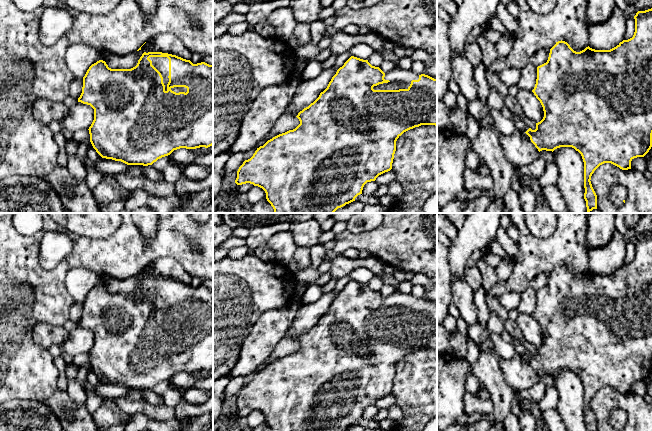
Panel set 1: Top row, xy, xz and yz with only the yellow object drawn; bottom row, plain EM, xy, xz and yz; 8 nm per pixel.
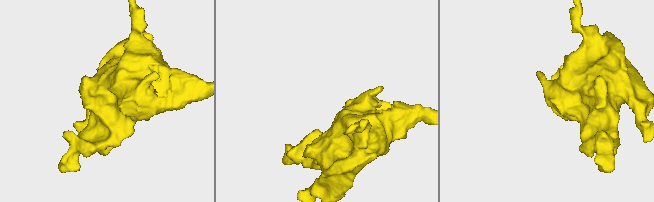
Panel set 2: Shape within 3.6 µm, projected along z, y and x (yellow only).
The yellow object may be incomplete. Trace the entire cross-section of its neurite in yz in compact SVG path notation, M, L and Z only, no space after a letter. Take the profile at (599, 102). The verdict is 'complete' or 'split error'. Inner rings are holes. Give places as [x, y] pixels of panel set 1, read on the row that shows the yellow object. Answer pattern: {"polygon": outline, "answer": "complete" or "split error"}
{"polygon": "M652 8L645 11L638 11L634 16L634 19L635 32L633 37L628 40L623 40L610 50L595 50L588 46L584 50L576 52L567 42L562 40L556 42L556 44L550 49L547 62L537 67L536 84L532 90L543 107L543 119L536 123L535 130L529 128L524 133L516 129L511 135L501 136L500 138L500 146L504 156L514 169L529 165L534 160L538 159L539 152L542 150L553 152L560 147L572 147L578 151L584 162L584 199L586 201L587 213L593 209L597 209L597 195L590 181L594 171L604 163L611 163L622 170L631 169L631 161L637 157L644 157L652 147Z", "answer": "split error"}

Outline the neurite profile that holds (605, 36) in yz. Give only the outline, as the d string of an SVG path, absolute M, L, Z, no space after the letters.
M618 7L605 23L588 24L588 46L595 50L610 50L624 40L626 31L625 13Z

